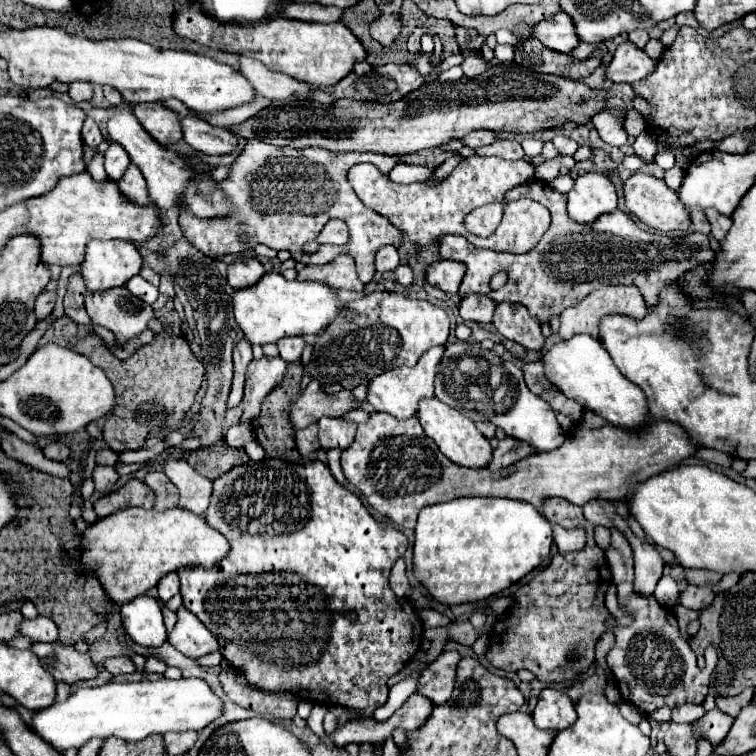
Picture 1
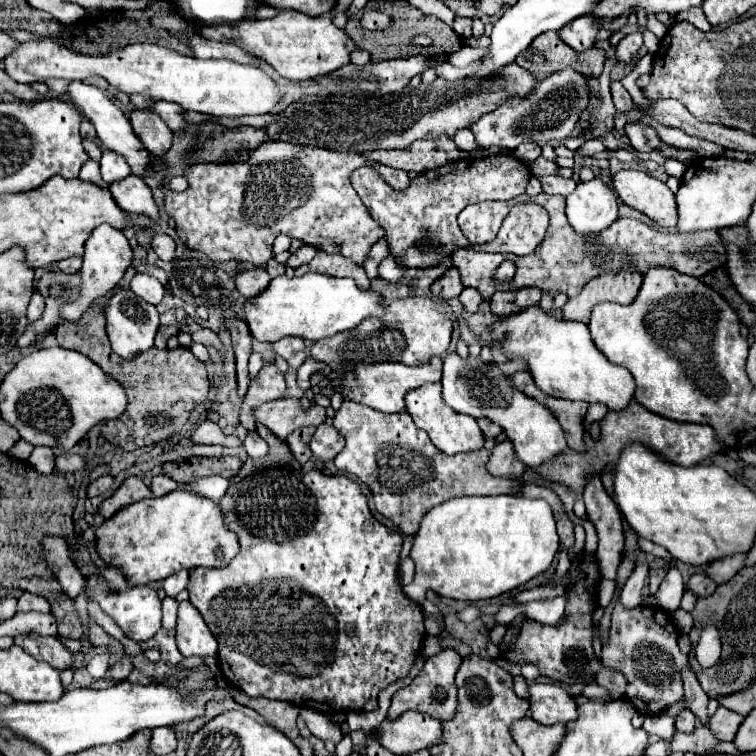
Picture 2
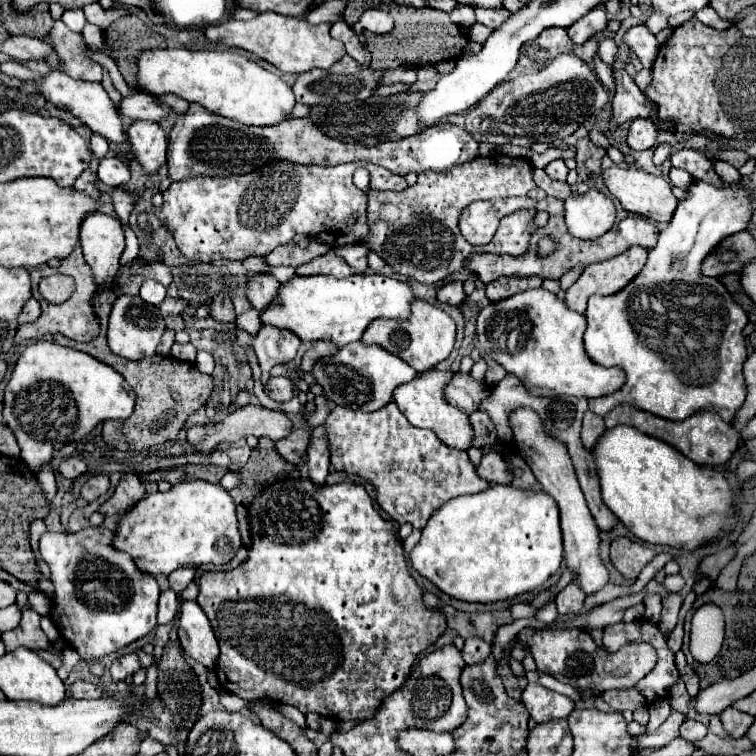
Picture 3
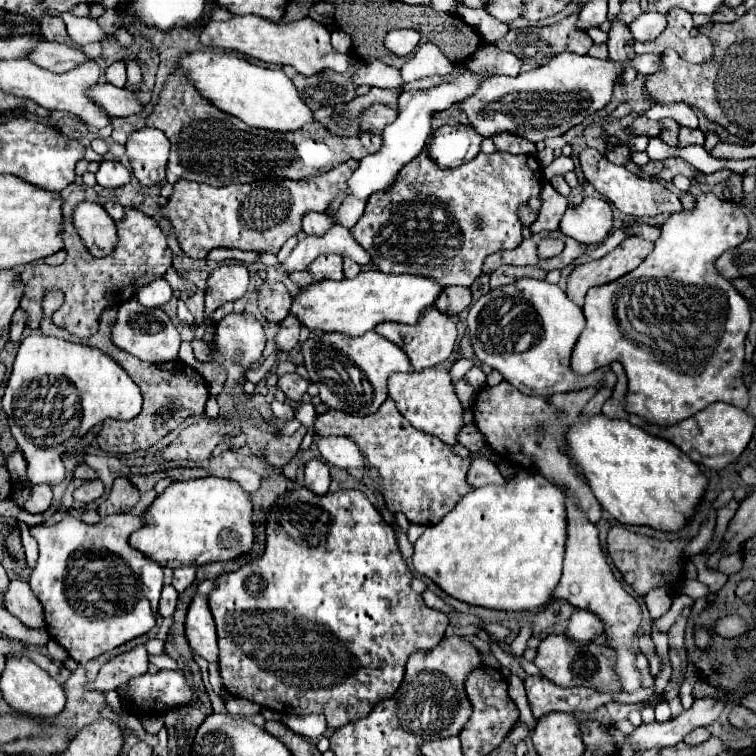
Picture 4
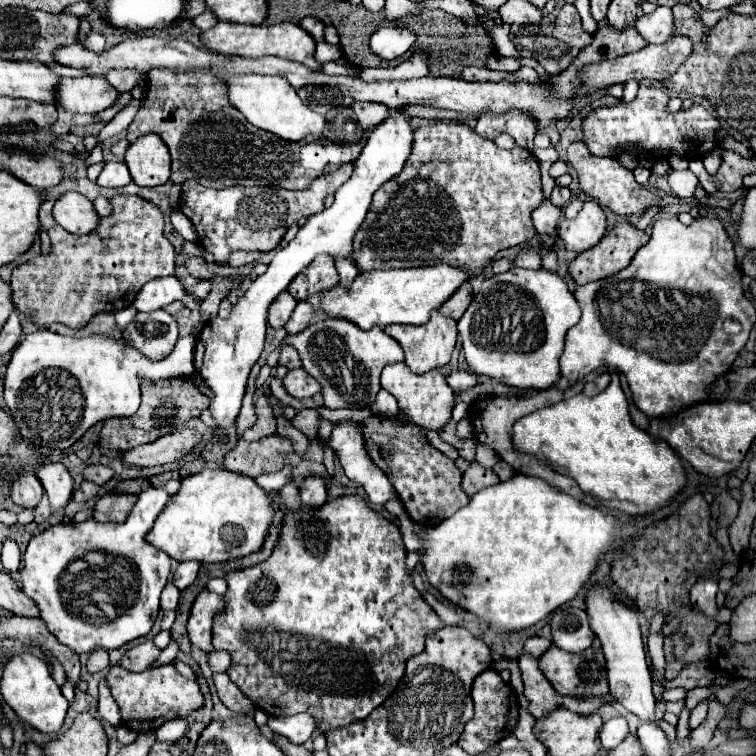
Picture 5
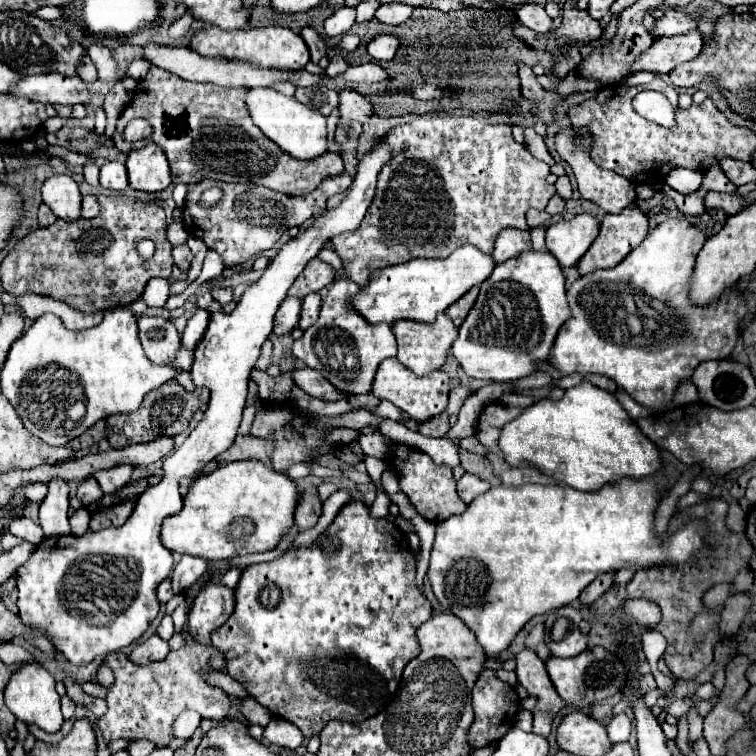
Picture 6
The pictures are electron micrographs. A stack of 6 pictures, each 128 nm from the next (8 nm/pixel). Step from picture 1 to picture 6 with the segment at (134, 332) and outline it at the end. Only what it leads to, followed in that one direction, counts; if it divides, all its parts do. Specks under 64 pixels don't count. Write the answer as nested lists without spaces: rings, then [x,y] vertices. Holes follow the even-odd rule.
[[[140,316],[138,332],[146,356],[154,364],[170,364],[180,346],[180,334],[172,320],[162,316]]]

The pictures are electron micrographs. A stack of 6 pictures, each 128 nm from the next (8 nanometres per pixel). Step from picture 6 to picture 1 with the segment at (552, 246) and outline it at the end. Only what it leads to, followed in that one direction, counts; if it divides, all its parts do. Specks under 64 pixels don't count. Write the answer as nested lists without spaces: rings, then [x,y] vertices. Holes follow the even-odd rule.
[[[586,172],[574,180],[574,188],[568,192],[568,214],[580,224],[592,224],[598,216],[616,208],[616,188],[606,174]]]

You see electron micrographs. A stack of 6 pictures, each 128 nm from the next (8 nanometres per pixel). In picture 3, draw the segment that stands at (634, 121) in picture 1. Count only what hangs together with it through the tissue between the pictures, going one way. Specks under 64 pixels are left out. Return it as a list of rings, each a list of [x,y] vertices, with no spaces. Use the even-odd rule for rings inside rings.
[[[596,56],[596,60],[594,60],[594,64],[596,64],[596,74],[598,74],[598,78],[600,78],[600,82],[610,90],[610,92],[614,92],[616,90],[616,84],[614,84],[614,80],[612,80],[612,72],[610,72],[610,68]]]

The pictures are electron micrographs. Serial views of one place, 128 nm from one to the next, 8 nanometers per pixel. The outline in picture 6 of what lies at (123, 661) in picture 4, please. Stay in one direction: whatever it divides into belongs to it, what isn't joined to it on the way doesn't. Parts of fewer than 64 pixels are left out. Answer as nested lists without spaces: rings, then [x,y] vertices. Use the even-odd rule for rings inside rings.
[[[150,636],[146,642],[138,644],[132,652],[130,652],[130,660],[134,664],[148,664],[148,662],[154,662],[154,660],[162,660],[166,658],[168,654],[168,642],[160,640],[160,636]]]

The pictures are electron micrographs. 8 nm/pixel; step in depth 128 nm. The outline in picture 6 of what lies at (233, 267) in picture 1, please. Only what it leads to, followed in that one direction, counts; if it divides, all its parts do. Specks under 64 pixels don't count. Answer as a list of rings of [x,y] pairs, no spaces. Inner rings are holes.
[[[286,296],[284,302],[280,304],[276,316],[274,316],[274,334],[292,332],[296,328],[296,324],[298,324],[300,308],[302,308],[302,302],[298,298]]]

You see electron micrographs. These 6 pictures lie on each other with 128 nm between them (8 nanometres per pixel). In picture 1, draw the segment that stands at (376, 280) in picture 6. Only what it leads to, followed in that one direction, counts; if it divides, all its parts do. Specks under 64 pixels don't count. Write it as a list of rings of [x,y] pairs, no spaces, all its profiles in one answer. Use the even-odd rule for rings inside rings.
[[[270,270],[254,286],[234,290],[232,294],[234,318],[242,328],[250,344],[278,342],[284,336],[318,334],[332,320],[340,318],[342,304],[338,302],[336,290],[316,282],[288,282],[280,272]]]

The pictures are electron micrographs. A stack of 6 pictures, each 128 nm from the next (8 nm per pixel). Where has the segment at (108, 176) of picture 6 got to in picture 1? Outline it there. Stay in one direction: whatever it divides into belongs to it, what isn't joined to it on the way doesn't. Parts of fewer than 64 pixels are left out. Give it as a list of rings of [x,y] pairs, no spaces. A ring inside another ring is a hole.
[[[112,142],[110,148],[106,150],[104,158],[106,158],[104,166],[106,166],[108,176],[110,176],[112,180],[120,180],[120,176],[124,176],[126,168],[128,168],[128,164],[130,164],[130,156],[126,154],[126,150],[124,150],[120,144]]]

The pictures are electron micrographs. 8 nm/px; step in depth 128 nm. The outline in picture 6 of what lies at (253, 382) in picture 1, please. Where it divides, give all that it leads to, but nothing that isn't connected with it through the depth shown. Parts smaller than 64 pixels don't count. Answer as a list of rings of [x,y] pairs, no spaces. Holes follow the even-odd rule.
[[[298,368],[292,372],[292,380],[294,384],[304,390],[306,394],[314,396],[314,398],[322,398],[322,400],[340,400],[346,398],[346,394],[338,392],[324,376],[320,376],[320,372],[312,370],[312,368]]]

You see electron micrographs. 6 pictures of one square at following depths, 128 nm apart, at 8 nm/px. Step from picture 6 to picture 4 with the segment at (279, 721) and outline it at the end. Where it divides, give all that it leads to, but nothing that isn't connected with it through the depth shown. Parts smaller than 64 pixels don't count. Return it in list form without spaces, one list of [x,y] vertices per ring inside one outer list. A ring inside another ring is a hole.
[[[288,714],[288,716],[282,718],[282,722],[288,728],[294,728],[304,738],[320,738],[328,730],[324,714],[308,714],[308,716]]]

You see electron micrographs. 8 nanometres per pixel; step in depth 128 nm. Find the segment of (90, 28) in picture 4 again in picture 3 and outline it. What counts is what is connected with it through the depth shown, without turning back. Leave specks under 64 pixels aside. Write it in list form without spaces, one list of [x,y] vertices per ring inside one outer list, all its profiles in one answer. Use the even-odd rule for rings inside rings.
[[[72,8],[72,10],[64,10],[62,14],[62,22],[72,30],[72,32],[82,32],[86,18],[84,12],[80,8]]]

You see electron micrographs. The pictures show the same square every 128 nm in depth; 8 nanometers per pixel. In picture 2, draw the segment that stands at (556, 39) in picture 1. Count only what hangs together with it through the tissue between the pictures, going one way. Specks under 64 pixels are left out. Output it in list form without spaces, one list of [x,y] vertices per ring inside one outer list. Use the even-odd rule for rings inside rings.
[[[580,16],[572,20],[572,24],[566,24],[564,28],[558,30],[560,40],[564,40],[564,44],[574,48],[576,52],[586,52],[588,48],[592,48],[596,32],[598,28],[594,26],[592,16]]]

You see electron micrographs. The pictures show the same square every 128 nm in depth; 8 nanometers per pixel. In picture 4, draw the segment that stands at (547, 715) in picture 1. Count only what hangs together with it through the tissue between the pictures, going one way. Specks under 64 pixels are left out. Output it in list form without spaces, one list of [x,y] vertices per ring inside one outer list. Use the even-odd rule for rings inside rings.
[[[526,678],[526,694],[534,718],[542,718],[550,712],[594,712],[598,706],[604,706],[612,700],[620,704],[640,704],[648,700],[650,688],[640,688],[640,692],[596,692],[592,688],[562,688],[552,684],[546,678]]]

